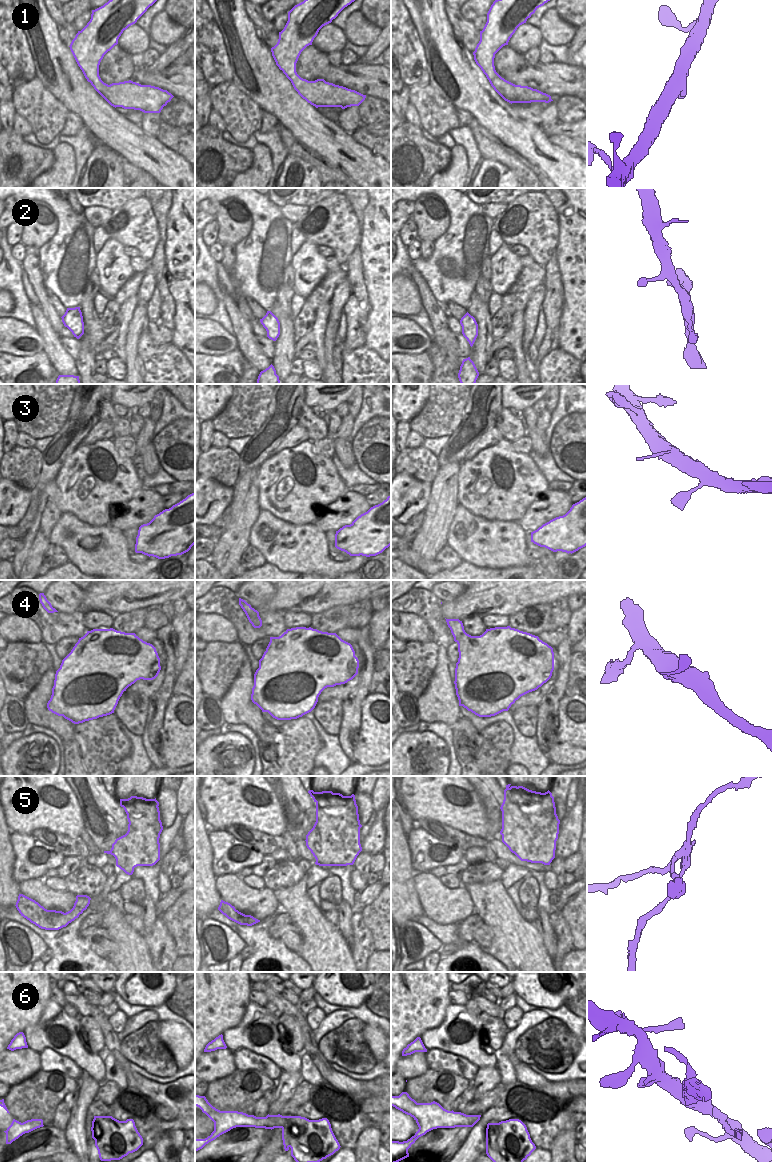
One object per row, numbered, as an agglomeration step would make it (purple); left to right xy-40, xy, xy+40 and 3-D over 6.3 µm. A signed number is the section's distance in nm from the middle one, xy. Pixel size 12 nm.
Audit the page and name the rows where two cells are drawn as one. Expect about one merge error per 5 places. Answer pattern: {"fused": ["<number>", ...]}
{"fused": ["5", "6"]}

